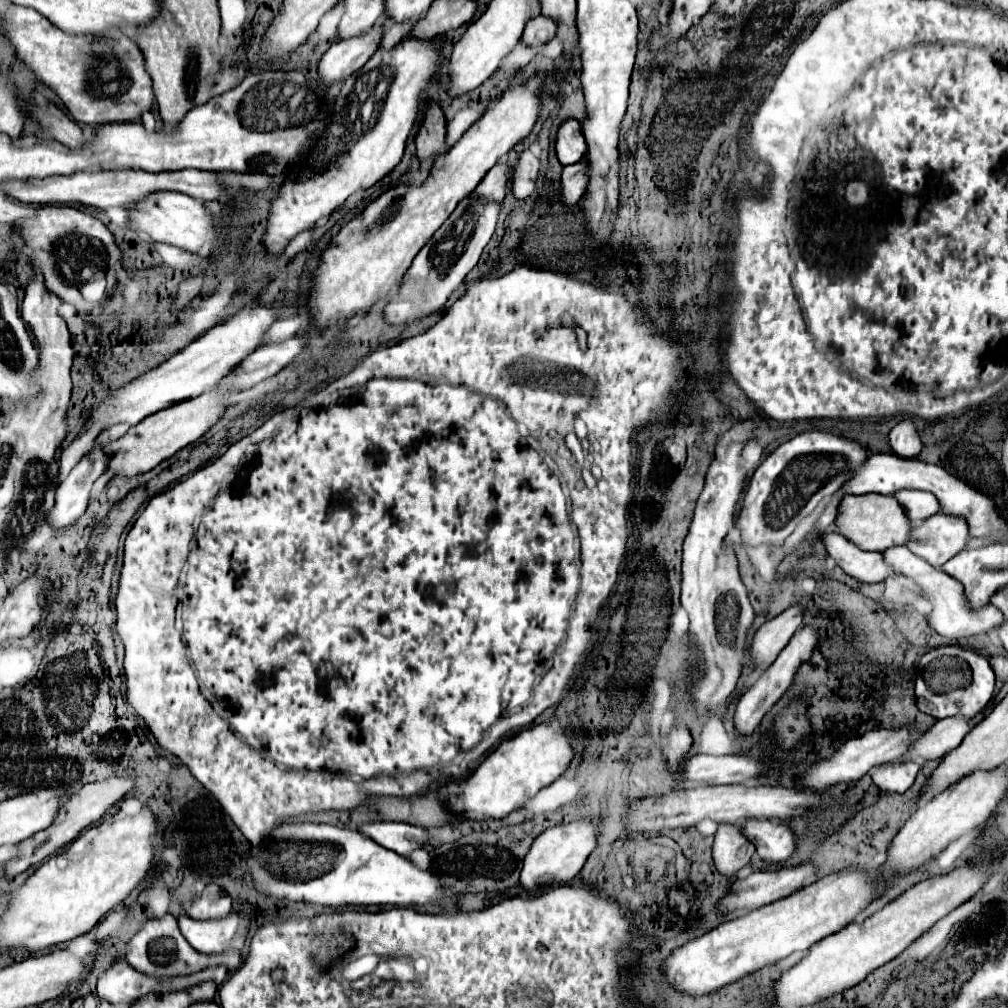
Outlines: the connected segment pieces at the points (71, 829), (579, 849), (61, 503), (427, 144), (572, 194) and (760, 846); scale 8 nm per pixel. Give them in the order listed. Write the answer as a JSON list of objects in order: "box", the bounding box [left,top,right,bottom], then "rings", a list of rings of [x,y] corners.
[{"box":[5,778,133,878],"rings":[[[109,778],[105,782],[93,782],[93,784],[85,784],[77,794],[73,794],[61,808],[59,808],[59,814],[55,816],[55,822],[47,828],[47,830],[41,830],[37,832],[35,836],[31,836],[29,840],[23,840],[19,844],[19,852],[17,856],[13,856],[7,864],[5,864],[5,876],[13,878],[21,872],[25,872],[27,868],[43,862],[45,858],[49,858],[51,854],[55,854],[61,846],[69,844],[73,838],[77,838],[77,834],[81,830],[85,830],[89,824],[95,824],[99,822],[99,818],[113,806],[117,804],[129,790],[133,788],[133,780],[131,778]]]},{"box":[521,820,599,892],"rings":[[[579,820],[579,822],[547,828],[543,834],[539,834],[523,860],[521,886],[527,892],[535,892],[537,888],[543,888],[543,886],[557,886],[573,880],[583,868],[591,850],[595,848],[597,826],[599,826],[599,820]]]},{"box":[47,446,109,530],"rings":[[[97,446],[87,456],[83,456],[81,462],[69,472],[69,476],[57,486],[55,506],[47,518],[47,524],[53,530],[61,530],[83,516],[91,486],[107,470],[107,462],[109,458],[101,446]]]},{"box":[415,102,447,160],"rings":[[[429,102],[427,110],[425,110],[423,124],[419,126],[419,132],[415,136],[419,160],[447,152],[447,142],[445,142],[447,130],[445,130],[445,126],[447,126],[447,122],[445,122],[441,108],[435,102]]]},{"box":[561,160,589,206],"rings":[[[585,160],[563,168],[563,172],[561,172],[561,202],[565,206],[575,206],[581,200],[583,190],[587,188],[587,178],[589,178],[589,166]]]},{"box":[741,818,795,862],"rings":[[[749,818],[741,822],[741,832],[745,838],[751,838],[757,854],[769,862],[783,862],[795,852],[795,836],[785,824],[775,824],[769,820]]]}]

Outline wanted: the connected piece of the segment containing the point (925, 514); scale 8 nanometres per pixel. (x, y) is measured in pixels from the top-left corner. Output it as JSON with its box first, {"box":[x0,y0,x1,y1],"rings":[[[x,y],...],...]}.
{"box":[893,490,941,524],"rings":[[[899,490],[893,496],[899,500],[903,510],[907,510],[907,518],[911,518],[911,524],[917,524],[941,510],[937,498],[931,492]]]}

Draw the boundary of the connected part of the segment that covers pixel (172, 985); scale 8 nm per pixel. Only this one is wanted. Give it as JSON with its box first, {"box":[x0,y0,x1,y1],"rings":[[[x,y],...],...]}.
{"box":[97,960,227,1006],"rings":[[[117,960],[113,962],[113,966],[109,970],[105,970],[99,980],[97,980],[97,994],[99,998],[111,1002],[111,1004],[127,1004],[131,1006],[137,998],[149,994],[149,992],[169,992],[169,990],[183,990],[189,986],[195,986],[199,982],[205,980],[215,980],[217,984],[221,984],[227,976],[227,968],[225,966],[211,966],[209,970],[201,970],[199,974],[189,974],[187,978],[147,978],[147,974],[139,974],[135,972],[133,966],[127,966],[127,960]]]}

